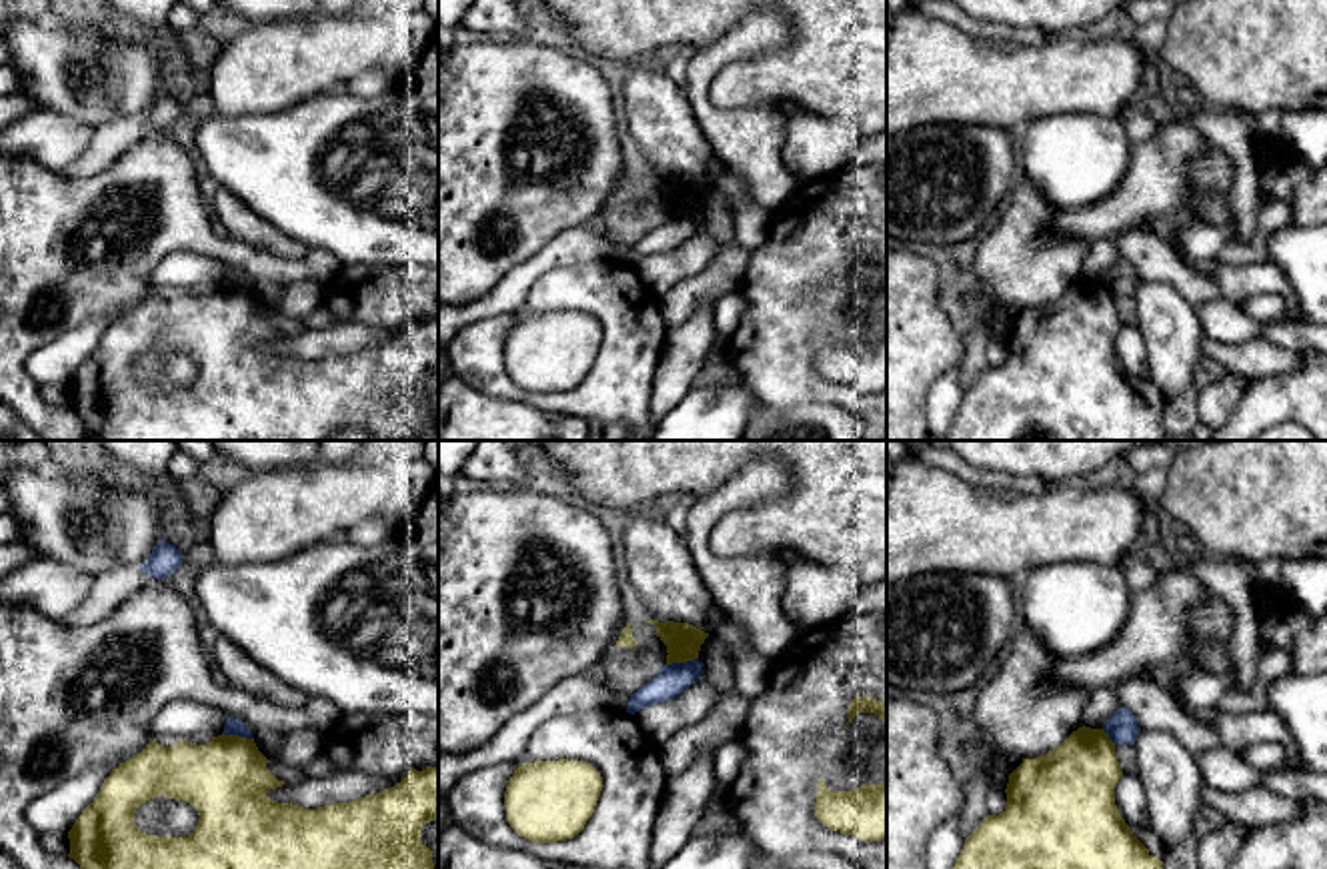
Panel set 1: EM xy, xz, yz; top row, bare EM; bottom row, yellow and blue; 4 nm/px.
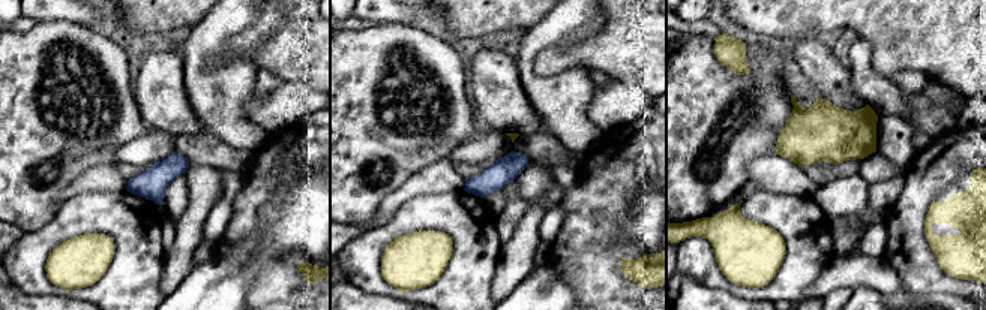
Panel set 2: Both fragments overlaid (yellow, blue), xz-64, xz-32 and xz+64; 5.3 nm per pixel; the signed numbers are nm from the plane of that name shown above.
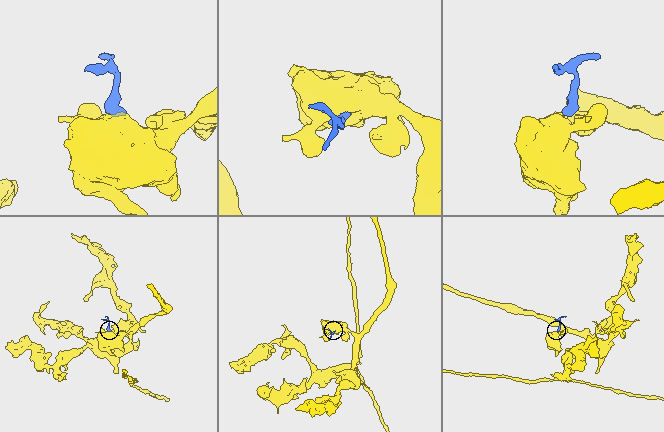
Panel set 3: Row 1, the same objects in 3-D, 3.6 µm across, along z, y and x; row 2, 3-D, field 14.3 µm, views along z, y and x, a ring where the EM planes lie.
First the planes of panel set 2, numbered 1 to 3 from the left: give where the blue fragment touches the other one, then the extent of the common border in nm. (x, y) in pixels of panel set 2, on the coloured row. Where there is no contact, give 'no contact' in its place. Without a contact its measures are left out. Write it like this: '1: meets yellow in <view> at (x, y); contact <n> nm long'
1: no contact
2: no contact
3: no contact

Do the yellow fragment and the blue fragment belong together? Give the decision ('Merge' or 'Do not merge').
Do not merge

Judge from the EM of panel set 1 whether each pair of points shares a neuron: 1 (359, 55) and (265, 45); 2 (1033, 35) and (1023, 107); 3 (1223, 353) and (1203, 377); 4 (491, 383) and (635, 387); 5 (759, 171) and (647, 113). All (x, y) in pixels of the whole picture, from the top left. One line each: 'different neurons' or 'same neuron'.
1: same neuron
2: different neurons
3: different neurons
4: same neuron
5: different neurons

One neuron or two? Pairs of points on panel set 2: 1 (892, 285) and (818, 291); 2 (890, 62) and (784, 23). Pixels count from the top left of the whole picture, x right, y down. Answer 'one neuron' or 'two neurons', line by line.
1: one neuron
2: one neuron

